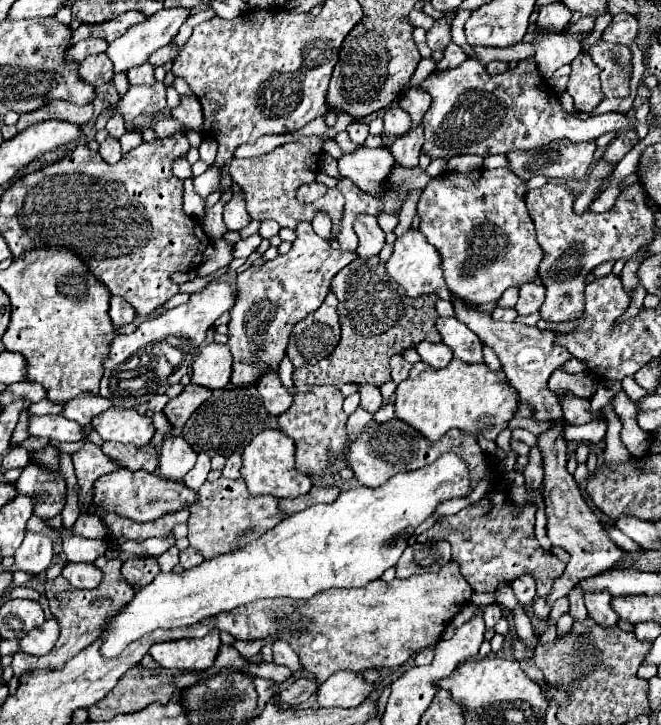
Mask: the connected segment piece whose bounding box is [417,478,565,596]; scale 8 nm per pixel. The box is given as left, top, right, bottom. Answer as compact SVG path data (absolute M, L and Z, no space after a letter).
M493 480L493 488L477 504L461 510L455 516L445 516L425 534L417 536L419 542L429 538L447 540L453 546L453 560L459 562L461 574L477 592L495 592L501 582L513 582L517 576L531 572L537 580L537 596L545 596L553 586L553 580L563 574L565 562L555 554L549 554L535 540L535 506L525 506L521 516L513 516L513 502L503 490L503 480Z

